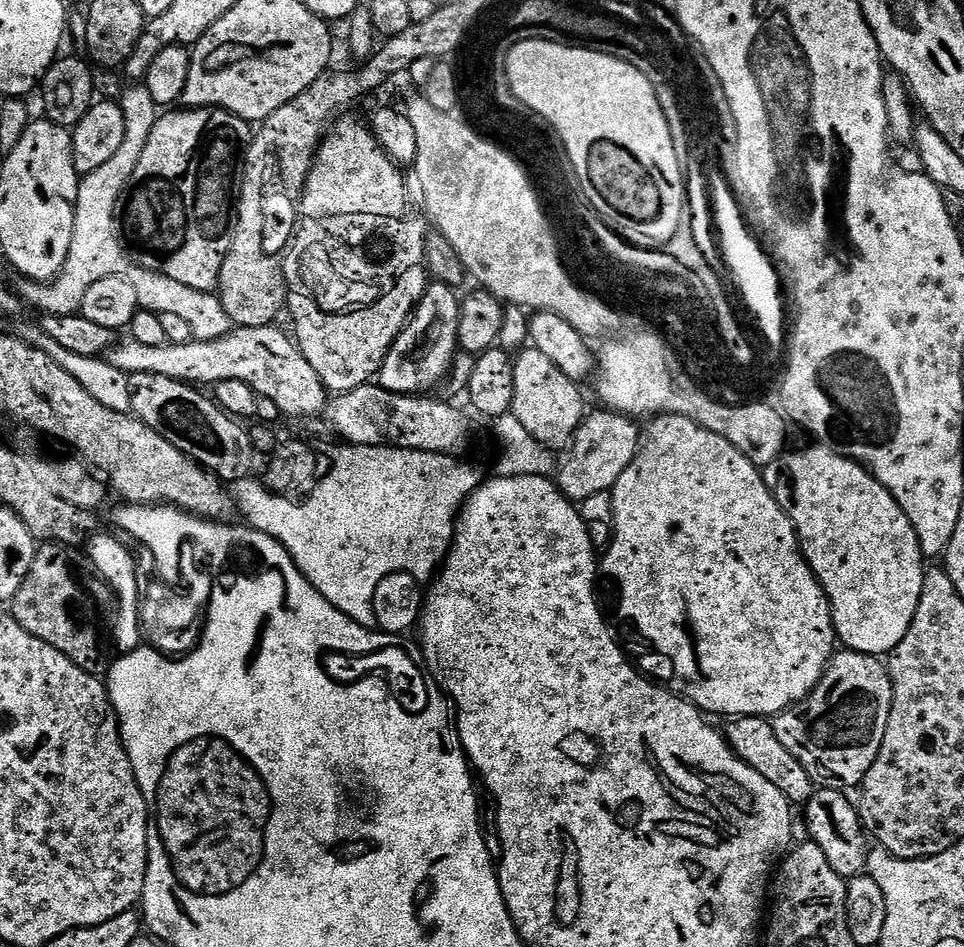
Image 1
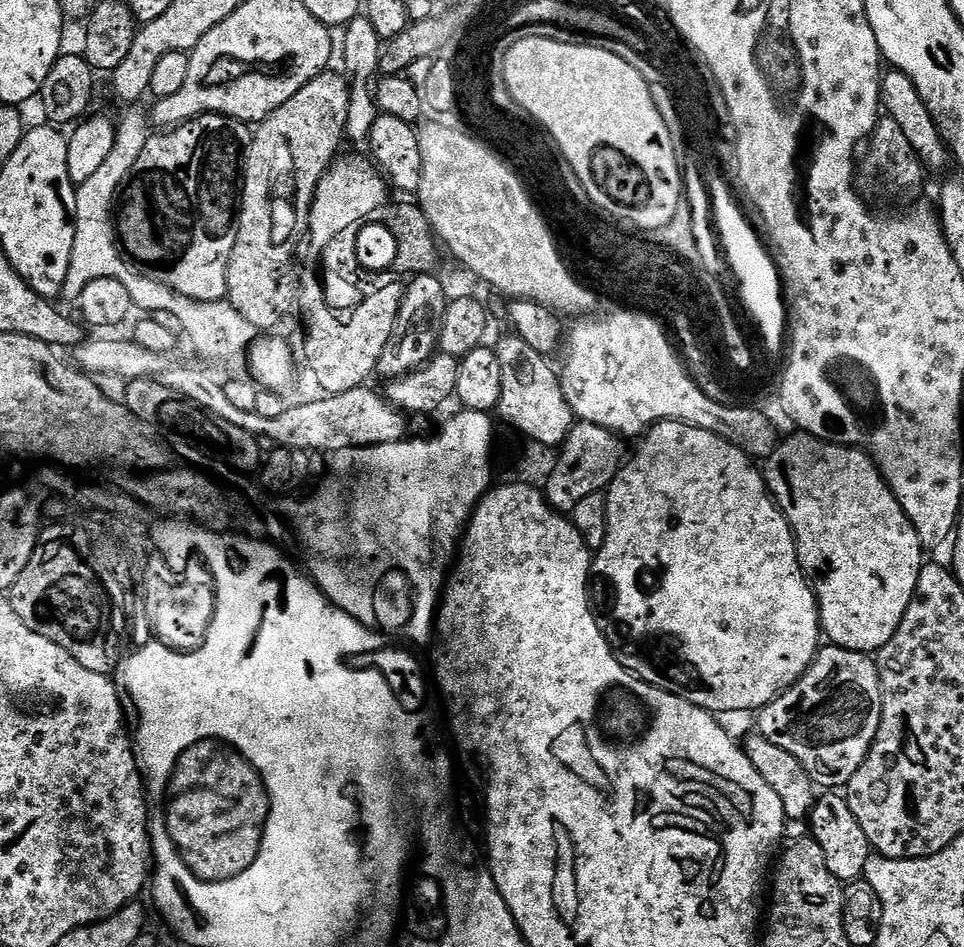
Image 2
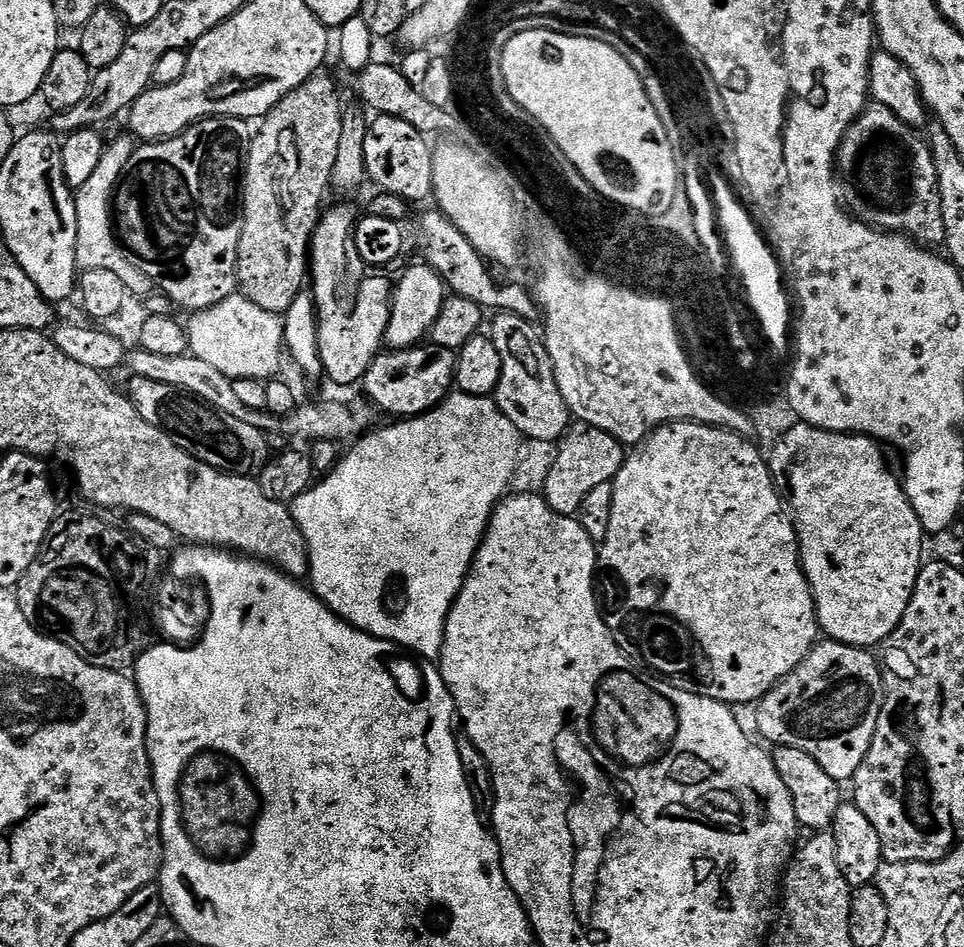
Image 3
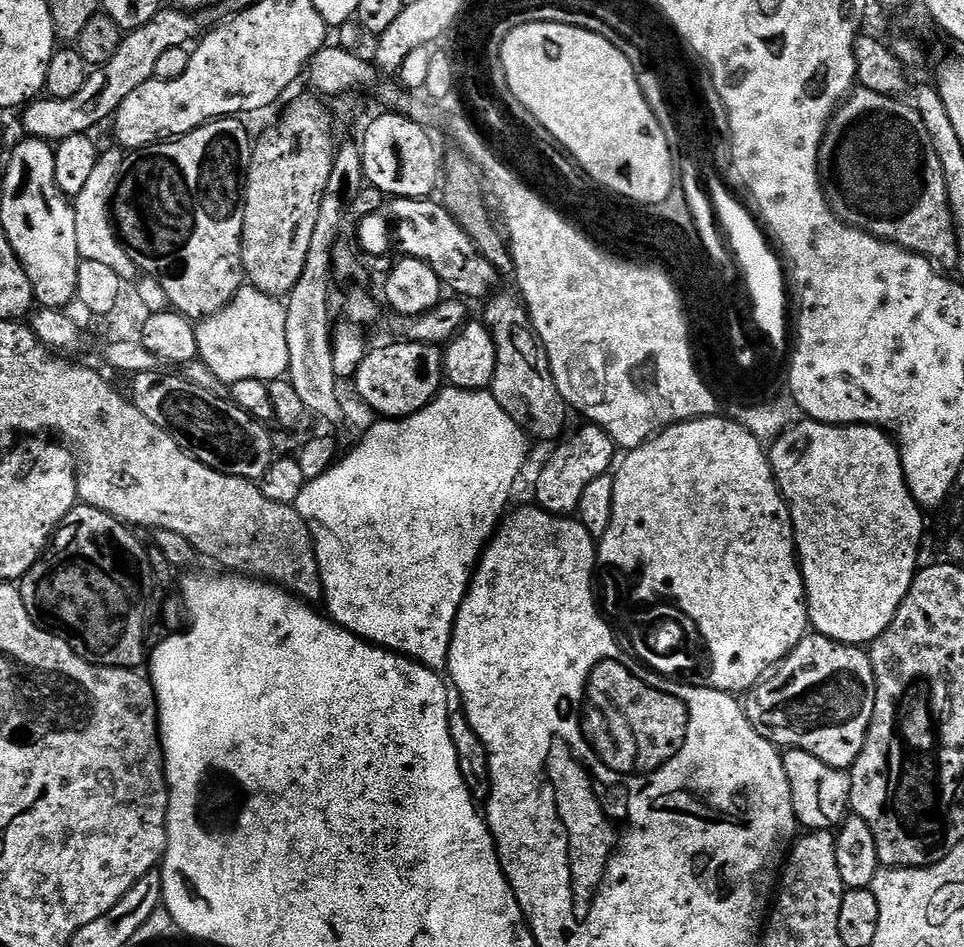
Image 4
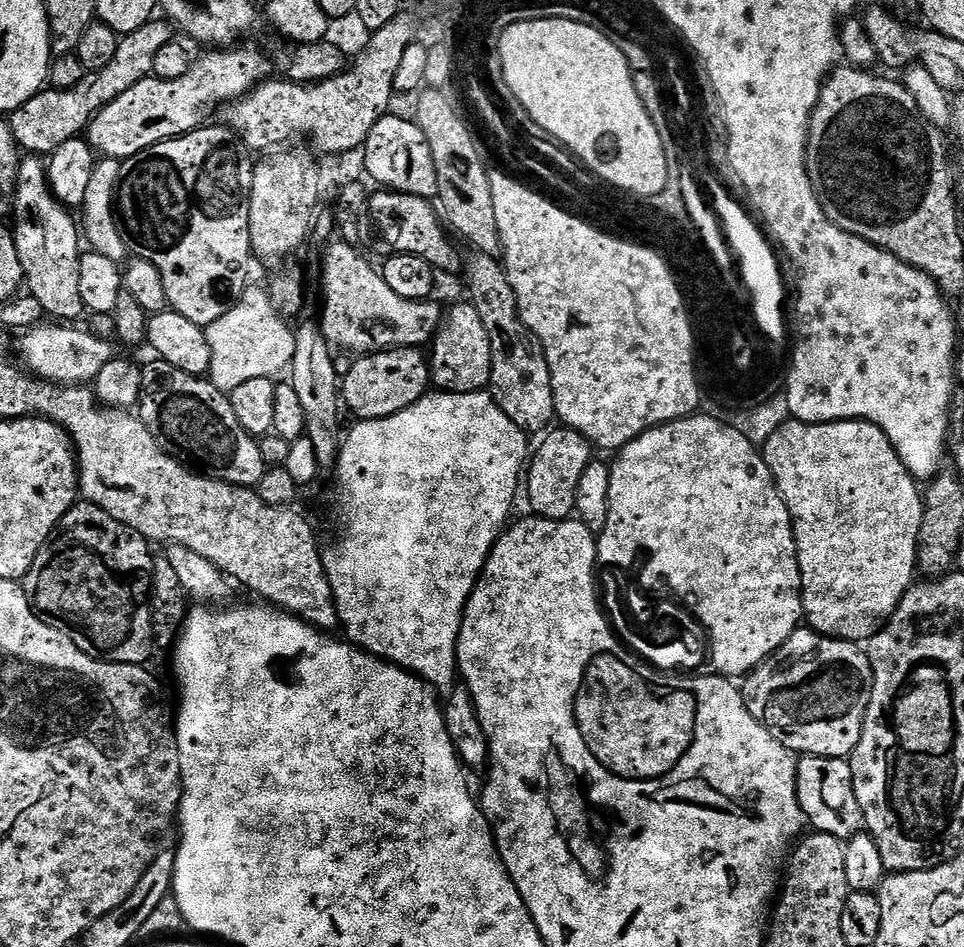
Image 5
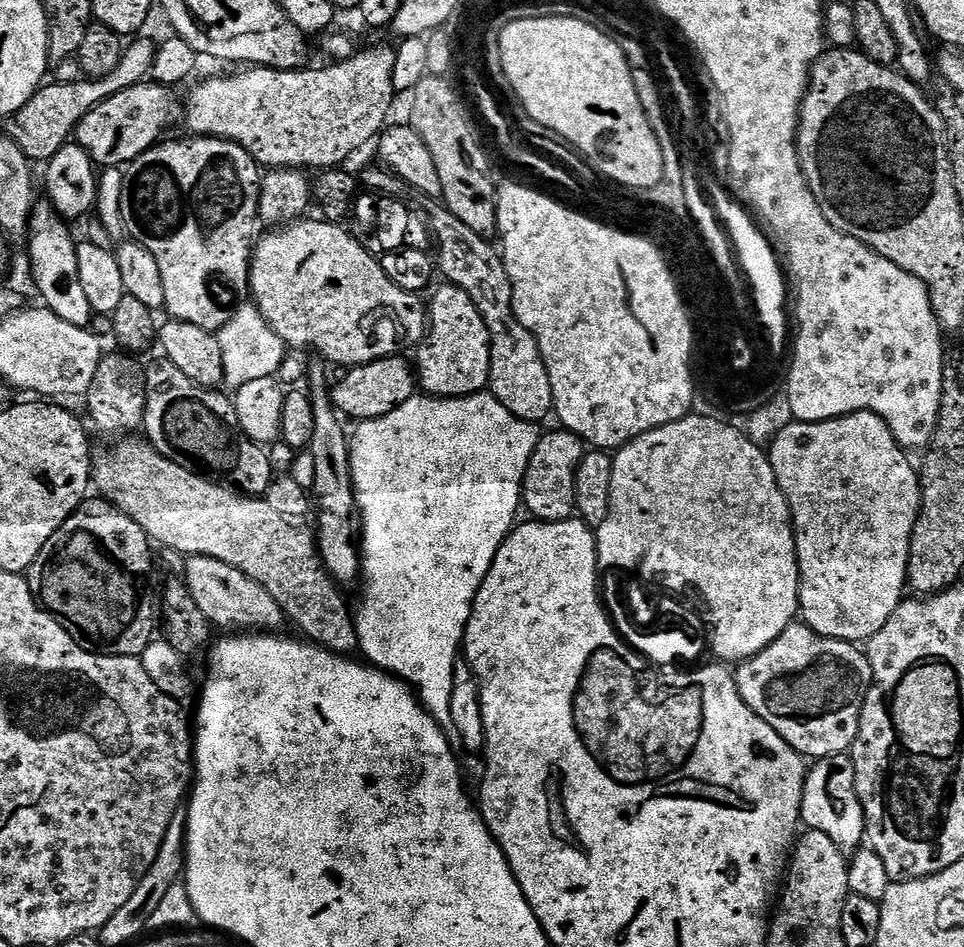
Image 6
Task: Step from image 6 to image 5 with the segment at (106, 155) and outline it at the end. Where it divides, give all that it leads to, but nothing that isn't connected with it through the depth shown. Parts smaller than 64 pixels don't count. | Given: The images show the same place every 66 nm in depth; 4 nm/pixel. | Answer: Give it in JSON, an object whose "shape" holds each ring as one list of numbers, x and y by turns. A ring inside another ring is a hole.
{"shape":[[240,47,205,51,205,56,201,60,199,57,182,78,157,80,151,75,138,82,138,86,130,86,126,94,118,94,110,106,92,119,86,133,88,143,101,157,123,162,150,146,173,140,175,136,185,136,201,127,203,120,200,119,207,108,219,109,235,102,269,79,267,58,260,52]]}

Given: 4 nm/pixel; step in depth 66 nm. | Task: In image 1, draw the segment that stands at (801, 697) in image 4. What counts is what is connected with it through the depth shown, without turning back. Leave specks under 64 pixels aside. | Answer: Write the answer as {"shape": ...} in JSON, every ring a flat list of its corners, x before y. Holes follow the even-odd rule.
{"shape":[[840,650,828,661,822,678,805,700,792,704,772,720,778,742,794,754,817,785,841,790,863,785,882,738,892,709,892,679,883,659,861,652]]}

